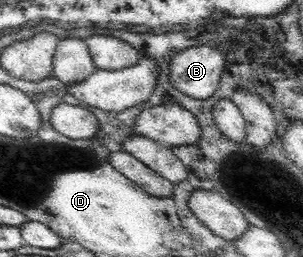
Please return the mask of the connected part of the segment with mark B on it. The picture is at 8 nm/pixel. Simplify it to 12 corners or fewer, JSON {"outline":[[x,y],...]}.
{"outline":[[219,48],[183,49],[167,65],[169,84],[206,100],[218,89]]}

